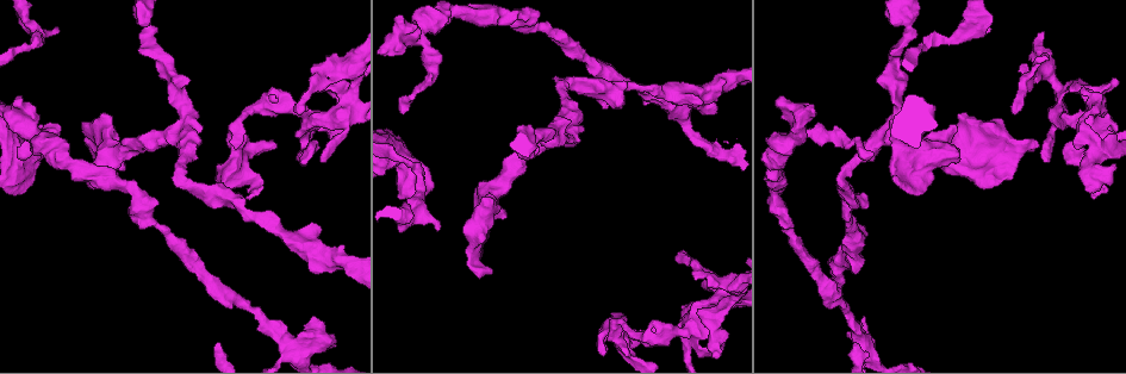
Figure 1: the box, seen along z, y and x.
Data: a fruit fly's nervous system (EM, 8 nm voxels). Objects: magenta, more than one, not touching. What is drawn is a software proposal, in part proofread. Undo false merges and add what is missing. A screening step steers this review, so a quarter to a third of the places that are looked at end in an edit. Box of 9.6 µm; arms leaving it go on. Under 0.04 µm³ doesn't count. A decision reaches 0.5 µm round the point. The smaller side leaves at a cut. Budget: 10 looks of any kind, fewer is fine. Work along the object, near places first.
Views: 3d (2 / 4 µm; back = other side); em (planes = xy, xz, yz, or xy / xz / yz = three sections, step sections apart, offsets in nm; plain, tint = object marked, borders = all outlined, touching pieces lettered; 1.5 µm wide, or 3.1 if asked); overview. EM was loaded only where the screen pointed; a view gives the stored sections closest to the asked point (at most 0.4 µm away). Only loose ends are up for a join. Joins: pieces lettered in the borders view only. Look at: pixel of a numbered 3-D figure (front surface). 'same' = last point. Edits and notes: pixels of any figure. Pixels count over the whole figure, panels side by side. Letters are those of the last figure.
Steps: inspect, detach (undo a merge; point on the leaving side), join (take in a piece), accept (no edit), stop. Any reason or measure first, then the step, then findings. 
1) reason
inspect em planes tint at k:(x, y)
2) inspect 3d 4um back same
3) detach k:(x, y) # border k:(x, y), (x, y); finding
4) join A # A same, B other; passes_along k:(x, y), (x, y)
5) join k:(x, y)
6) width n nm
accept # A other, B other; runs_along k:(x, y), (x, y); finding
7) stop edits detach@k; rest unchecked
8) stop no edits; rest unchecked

abrupt turn
inspect 3d 4um at 1:(843, 179)

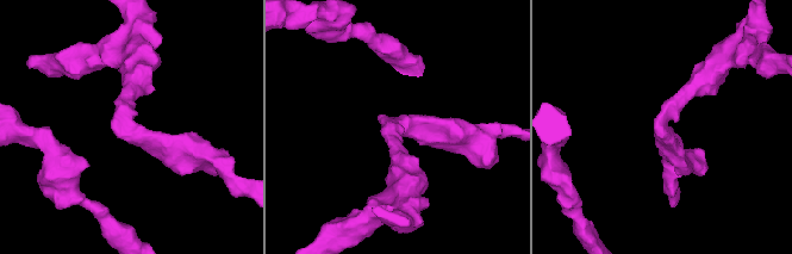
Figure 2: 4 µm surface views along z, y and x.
inspect em xy step 8 tint at 2:(129, 126)

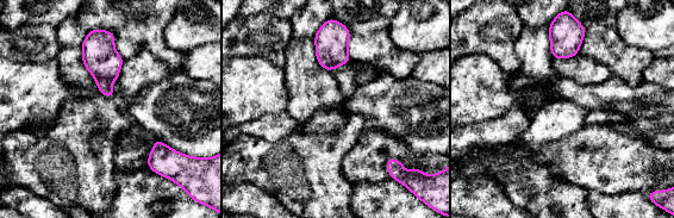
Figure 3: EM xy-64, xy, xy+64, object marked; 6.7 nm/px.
cut it another way
inspect em planes borders same

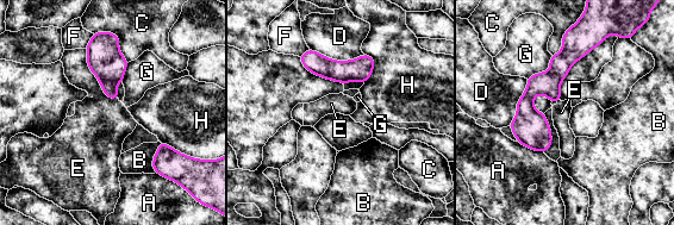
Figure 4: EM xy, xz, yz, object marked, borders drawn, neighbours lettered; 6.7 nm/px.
longest_contact E 420 nm
accept # A other, B other, C other, D other, E other, F other, G other, H other; runs_along 4:(572, 56), (528, 97), (522, 141); all the same neuron

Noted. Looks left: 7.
stops while still wide
inspect em yz step 4 borders at 1:(34, 105)

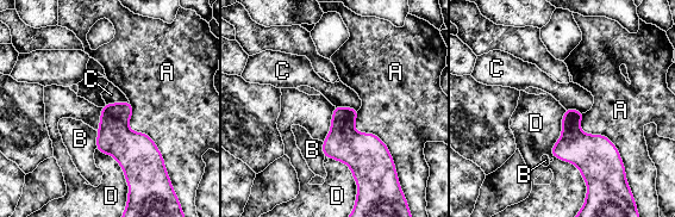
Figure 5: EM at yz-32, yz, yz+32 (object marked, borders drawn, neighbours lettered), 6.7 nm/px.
accept # A other, B other, C other, D other; border 5:(129, 101), (106, 104); none of them fits

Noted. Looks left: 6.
long arm stops here
inspect 3d 2um at 1:(872, 156)

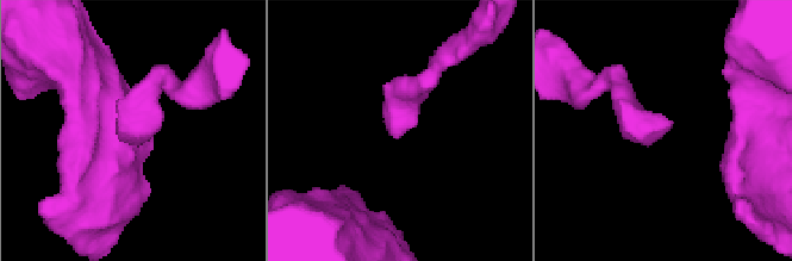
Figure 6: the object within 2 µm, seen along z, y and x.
shape alone is not enough
inspect em xy step 8 tint at 6:(667, 130)

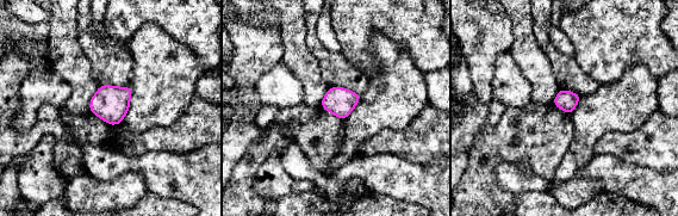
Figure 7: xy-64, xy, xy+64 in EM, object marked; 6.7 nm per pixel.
cut it another way
inspect em planes borders same

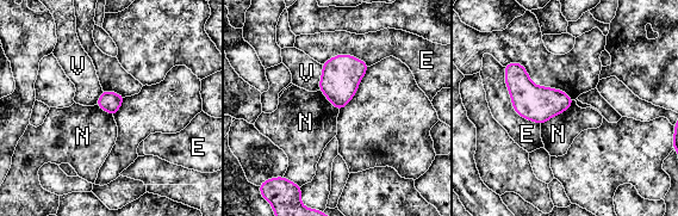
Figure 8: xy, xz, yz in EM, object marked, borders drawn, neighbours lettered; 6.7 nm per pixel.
longest_contact E 480 nm
accept # E other, N other, V other; border 8:(574, 100), (541, 125); no lettered piece goes on from it

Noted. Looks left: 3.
inspect em planes tint at 1:(141, 19)

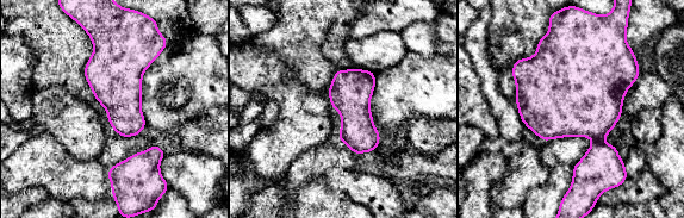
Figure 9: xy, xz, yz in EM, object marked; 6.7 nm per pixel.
see the neighbours
inspect em planes borders same

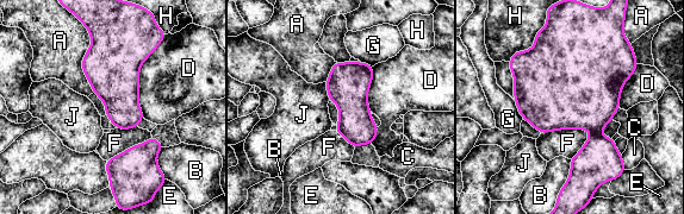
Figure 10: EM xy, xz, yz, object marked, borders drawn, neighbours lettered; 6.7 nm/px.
accept # A other, B other, C other, D other, E other, F other, G other, H other, J other; border 10:(324, 82), (330, 100); one neuron here

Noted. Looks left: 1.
stop no edits; rest unchecked

